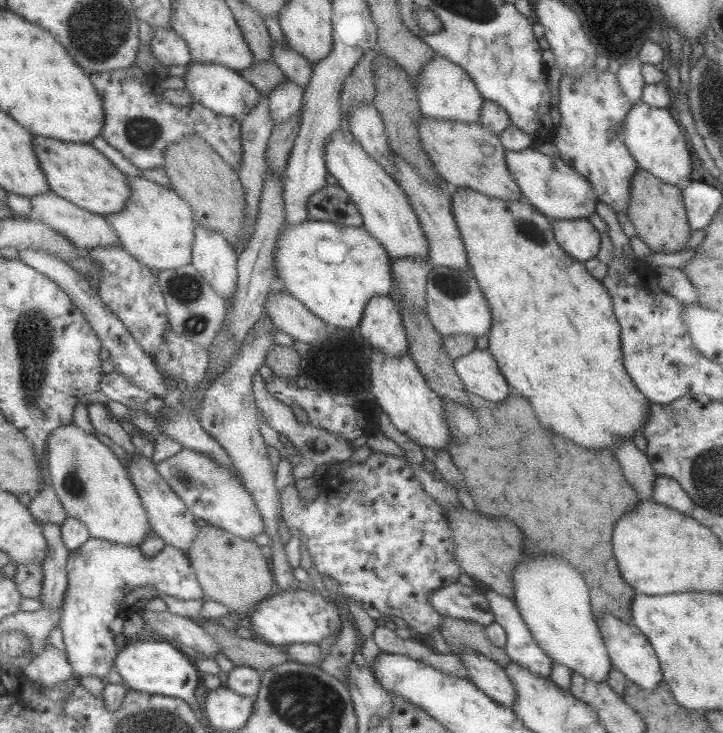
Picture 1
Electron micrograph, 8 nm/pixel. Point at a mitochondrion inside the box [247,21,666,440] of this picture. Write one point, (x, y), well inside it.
(531, 231)

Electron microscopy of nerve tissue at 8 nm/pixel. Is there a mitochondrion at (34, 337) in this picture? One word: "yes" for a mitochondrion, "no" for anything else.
yes

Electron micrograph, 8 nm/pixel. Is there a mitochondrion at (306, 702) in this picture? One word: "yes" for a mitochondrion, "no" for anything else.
yes

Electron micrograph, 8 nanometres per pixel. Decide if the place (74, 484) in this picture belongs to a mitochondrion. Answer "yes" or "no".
yes

